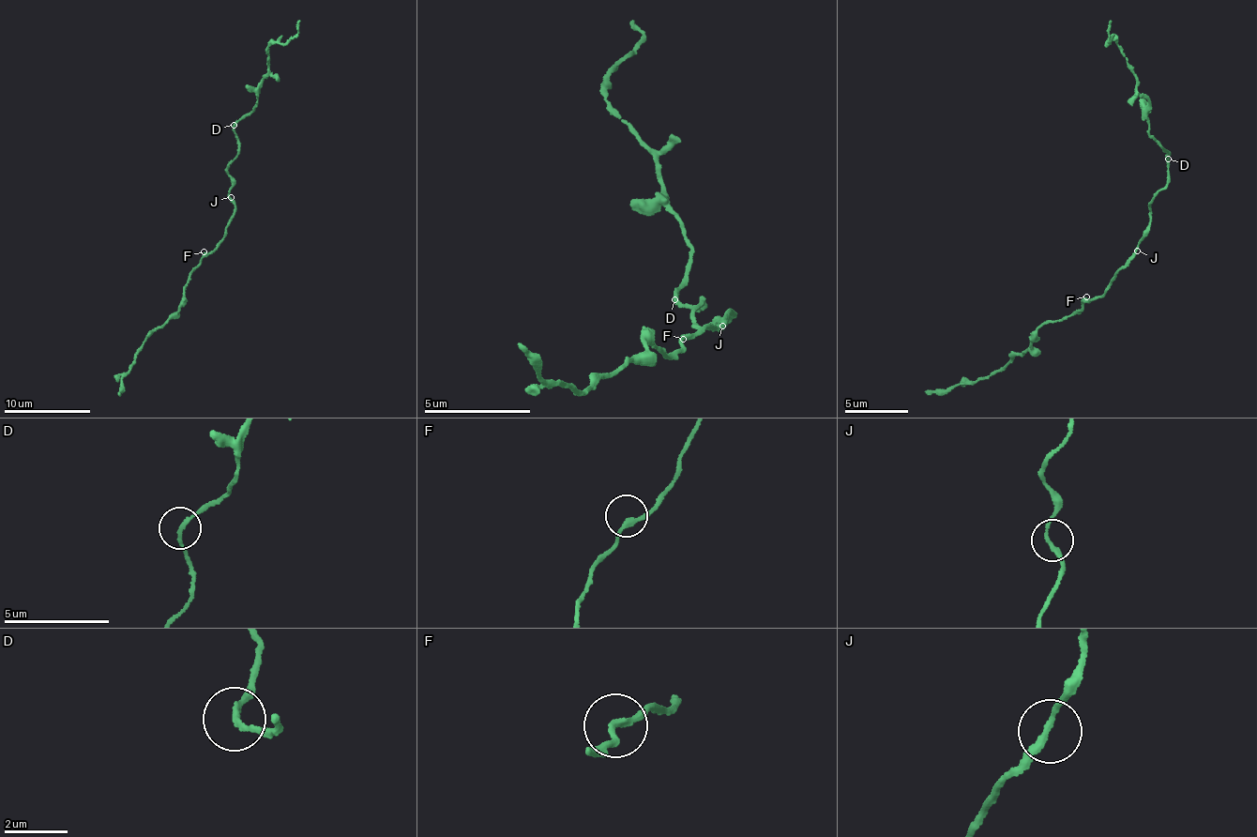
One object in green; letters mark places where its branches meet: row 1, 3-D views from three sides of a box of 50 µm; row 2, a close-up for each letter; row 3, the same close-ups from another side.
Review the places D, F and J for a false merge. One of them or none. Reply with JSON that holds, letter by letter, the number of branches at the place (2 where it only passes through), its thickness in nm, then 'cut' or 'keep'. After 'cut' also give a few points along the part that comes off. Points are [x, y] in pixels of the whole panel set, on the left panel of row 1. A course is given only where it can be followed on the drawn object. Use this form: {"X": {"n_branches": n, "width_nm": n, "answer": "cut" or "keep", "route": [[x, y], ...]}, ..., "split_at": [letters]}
{"D": {"n_branches": 2, "width_nm": 180, "answer": "keep"}, "F": {"n_branches": 2, "width_nm": 190, "answer": "keep"}, "J": {"n_branches": 2, "width_nm": 200, "answer": "keep"}, "split_at": []}

